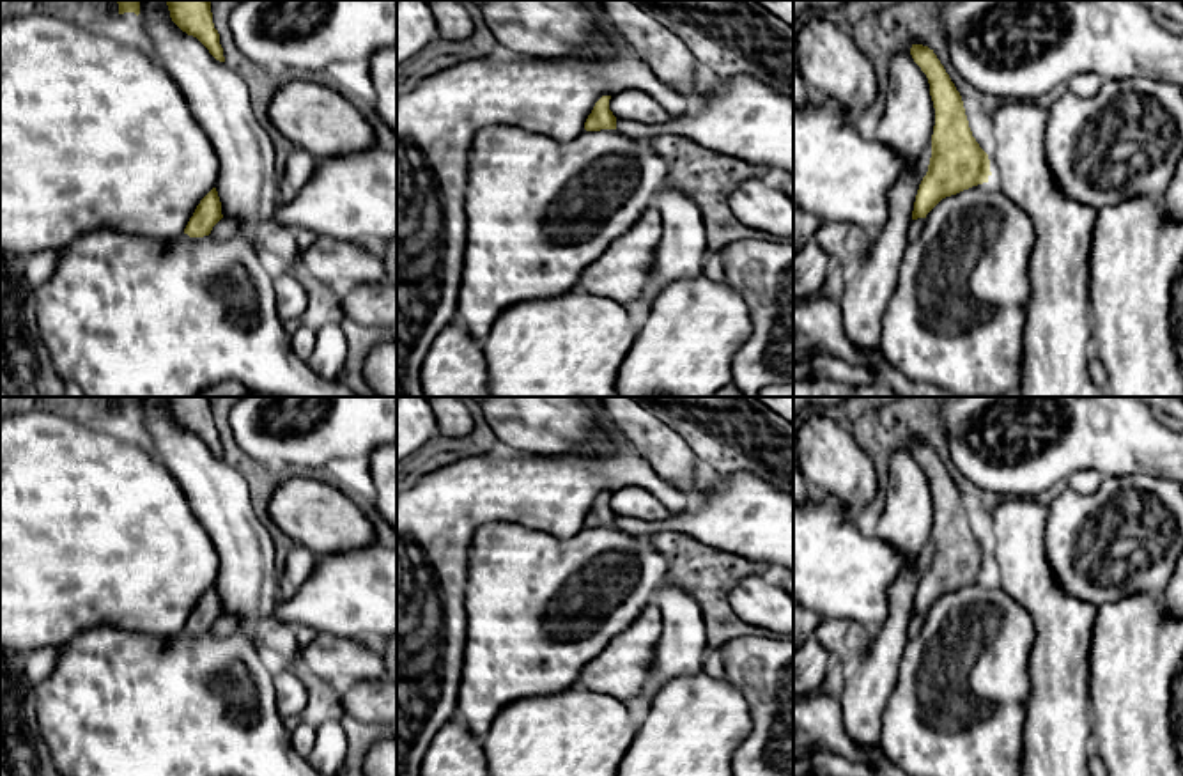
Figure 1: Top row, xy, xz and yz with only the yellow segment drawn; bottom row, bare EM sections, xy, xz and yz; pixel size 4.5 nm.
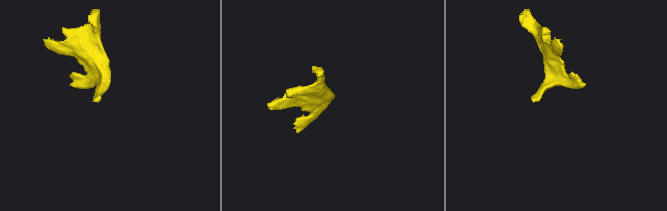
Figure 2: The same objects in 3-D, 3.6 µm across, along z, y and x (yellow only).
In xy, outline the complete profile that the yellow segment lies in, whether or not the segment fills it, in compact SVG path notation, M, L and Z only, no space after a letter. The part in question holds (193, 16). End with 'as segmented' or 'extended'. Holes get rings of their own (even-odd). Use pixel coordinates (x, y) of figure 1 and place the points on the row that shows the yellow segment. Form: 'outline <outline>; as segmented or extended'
outline M166 0L172 21L188 35L197 37L209 53L225 62L220 34L213 23L213 0Z; as segmented

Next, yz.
outline M912 44L910 55L928 78L935 108L932 158L912 211L912 220L917 220L926 218L942 198L988 182L992 172L988 154L969 128L962 96L933 50Z; as segmented

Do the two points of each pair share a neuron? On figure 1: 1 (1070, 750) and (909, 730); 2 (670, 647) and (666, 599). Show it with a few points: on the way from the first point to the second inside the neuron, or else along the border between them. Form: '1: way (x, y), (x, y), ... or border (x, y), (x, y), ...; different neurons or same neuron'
1: border (1028, 704), (1020, 757); different neurons
2: way (672, 635), (672, 612); same neuron

